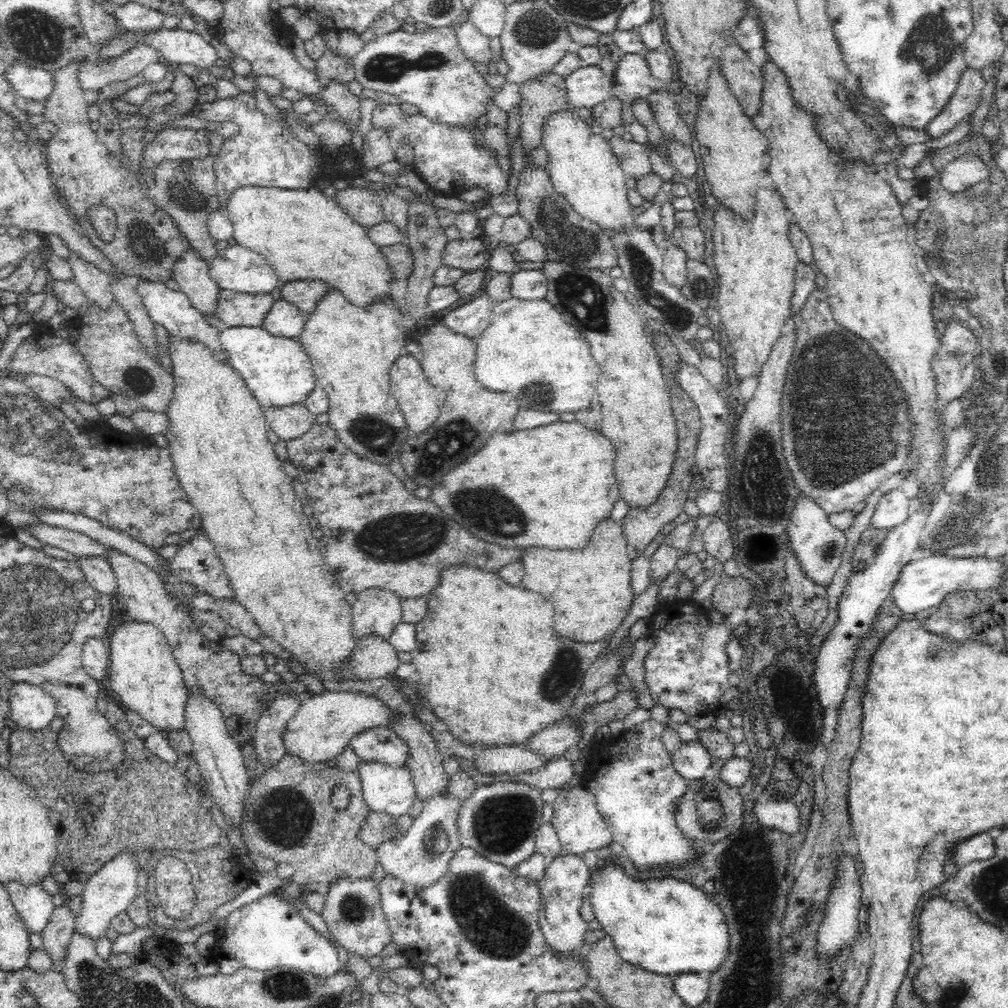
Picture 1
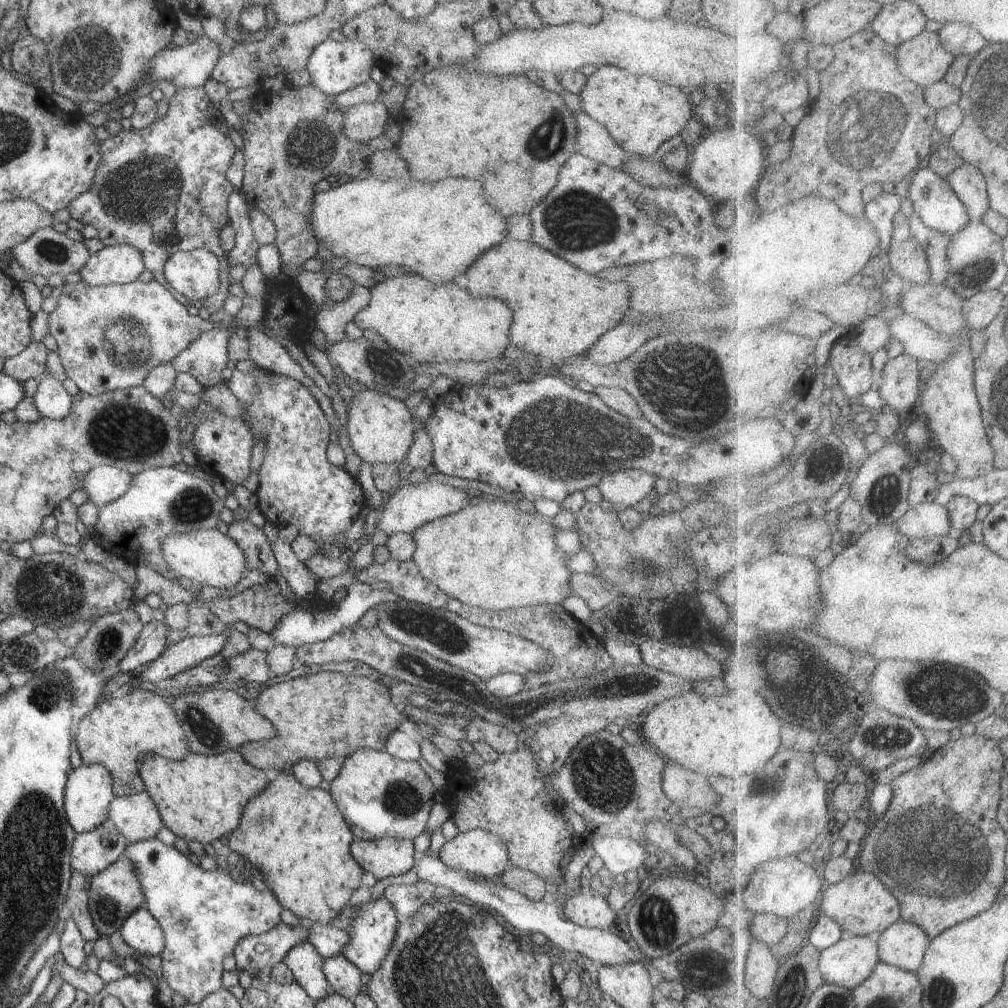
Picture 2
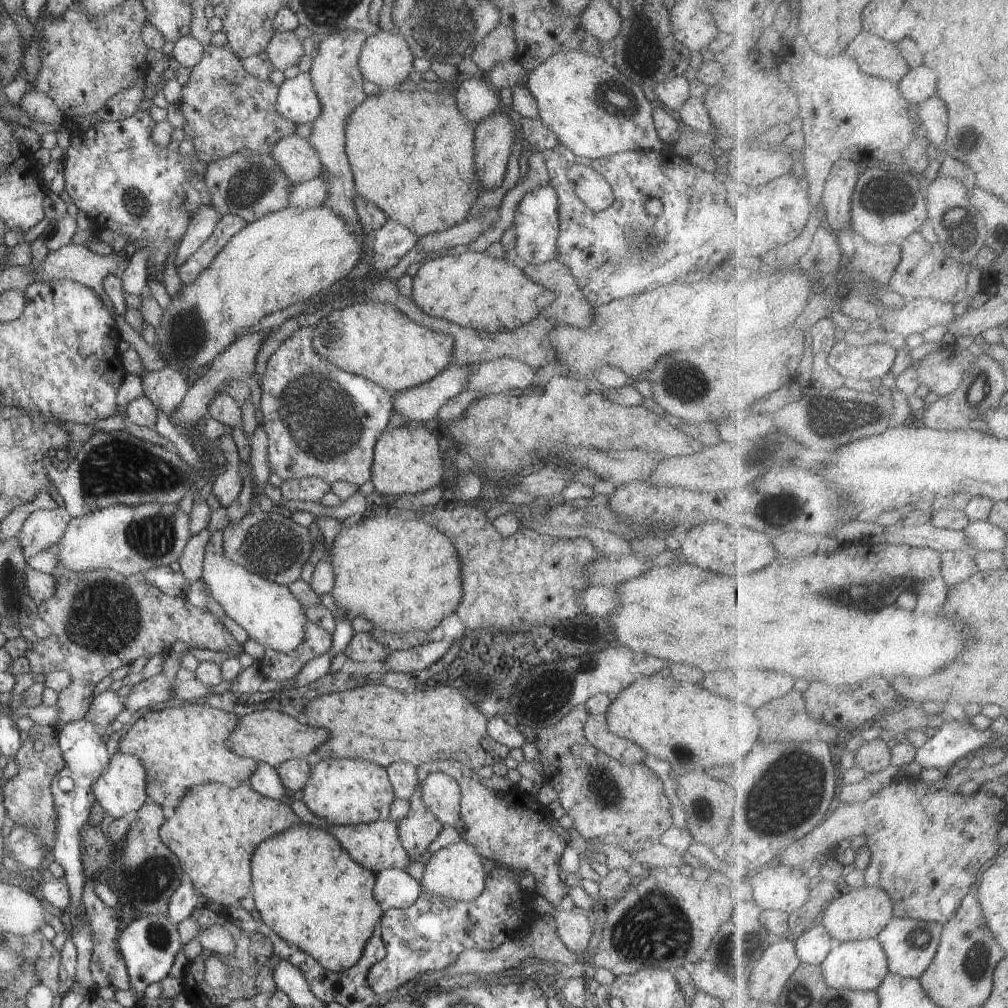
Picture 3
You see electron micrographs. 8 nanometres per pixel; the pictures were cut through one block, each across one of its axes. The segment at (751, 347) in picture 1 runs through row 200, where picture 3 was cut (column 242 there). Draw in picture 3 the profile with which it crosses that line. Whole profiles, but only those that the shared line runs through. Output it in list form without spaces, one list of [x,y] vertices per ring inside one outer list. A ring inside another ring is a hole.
[[[182,702],[138,718],[121,737],[118,752],[137,756],[143,762],[149,800],[162,808],[176,810],[190,786],[218,782],[236,788],[242,782],[248,782],[256,772],[257,761],[238,756],[226,744],[239,718],[235,713],[209,707],[202,702]]]

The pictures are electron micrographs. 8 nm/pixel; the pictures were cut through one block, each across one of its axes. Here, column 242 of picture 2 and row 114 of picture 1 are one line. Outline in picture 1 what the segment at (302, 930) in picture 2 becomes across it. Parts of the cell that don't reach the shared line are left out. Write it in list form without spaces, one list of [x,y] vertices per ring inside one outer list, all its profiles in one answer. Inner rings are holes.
[[[966,68],[960,77],[958,86],[950,102],[940,114],[926,126],[925,130],[932,138],[940,138],[950,132],[958,122],[970,116],[979,107],[982,89],[986,80],[982,73],[973,68]]]

